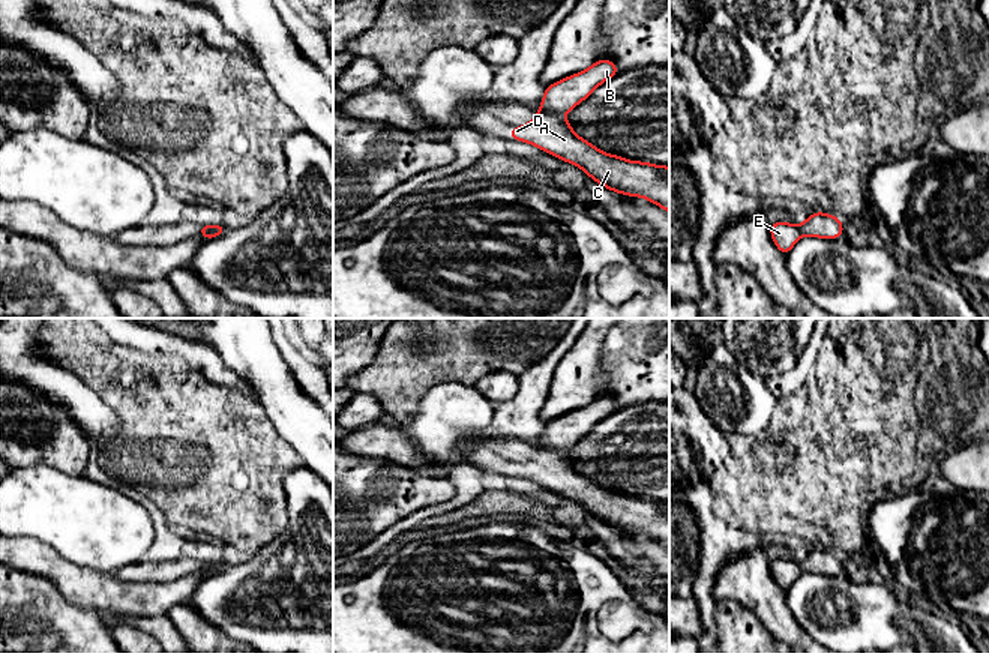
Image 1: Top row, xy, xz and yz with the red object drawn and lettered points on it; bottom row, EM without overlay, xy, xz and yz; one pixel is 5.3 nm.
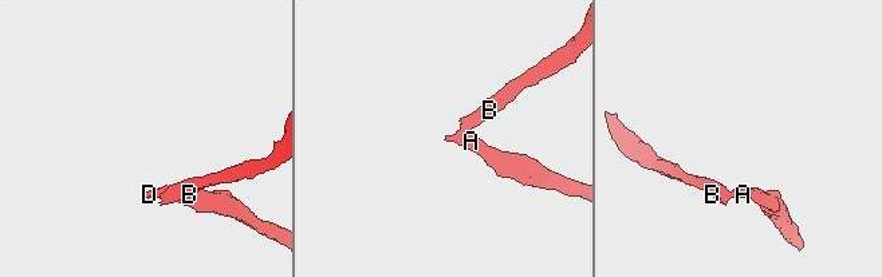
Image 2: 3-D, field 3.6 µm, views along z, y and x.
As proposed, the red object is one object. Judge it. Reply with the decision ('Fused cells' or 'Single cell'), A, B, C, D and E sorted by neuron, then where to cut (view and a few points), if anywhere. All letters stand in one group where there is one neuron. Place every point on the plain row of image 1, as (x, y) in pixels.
Fused cells. Groups: A C D / B E. Split along xz (541, 448), (562, 452)

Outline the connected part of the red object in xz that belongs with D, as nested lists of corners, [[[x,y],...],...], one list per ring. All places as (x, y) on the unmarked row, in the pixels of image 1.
[[[536,449],[528,461],[513,462],[509,473],[579,503],[612,528],[647,534],[669,549],[669,503],[600,488],[579,474],[560,450]]]

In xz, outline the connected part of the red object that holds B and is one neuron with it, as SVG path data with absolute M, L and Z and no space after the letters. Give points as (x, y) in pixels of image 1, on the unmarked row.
M600 395L588 405L549 420L540 438L540 449L566 450L618 408L614 398Z

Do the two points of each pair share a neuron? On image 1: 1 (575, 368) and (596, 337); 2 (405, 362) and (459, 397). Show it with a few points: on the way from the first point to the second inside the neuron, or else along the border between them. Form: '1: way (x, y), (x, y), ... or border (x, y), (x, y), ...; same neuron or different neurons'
1: way (583, 361), (589, 344); same neuron
2: border (473, 385), (441, 380), (425, 392), (414, 409); different neurons

